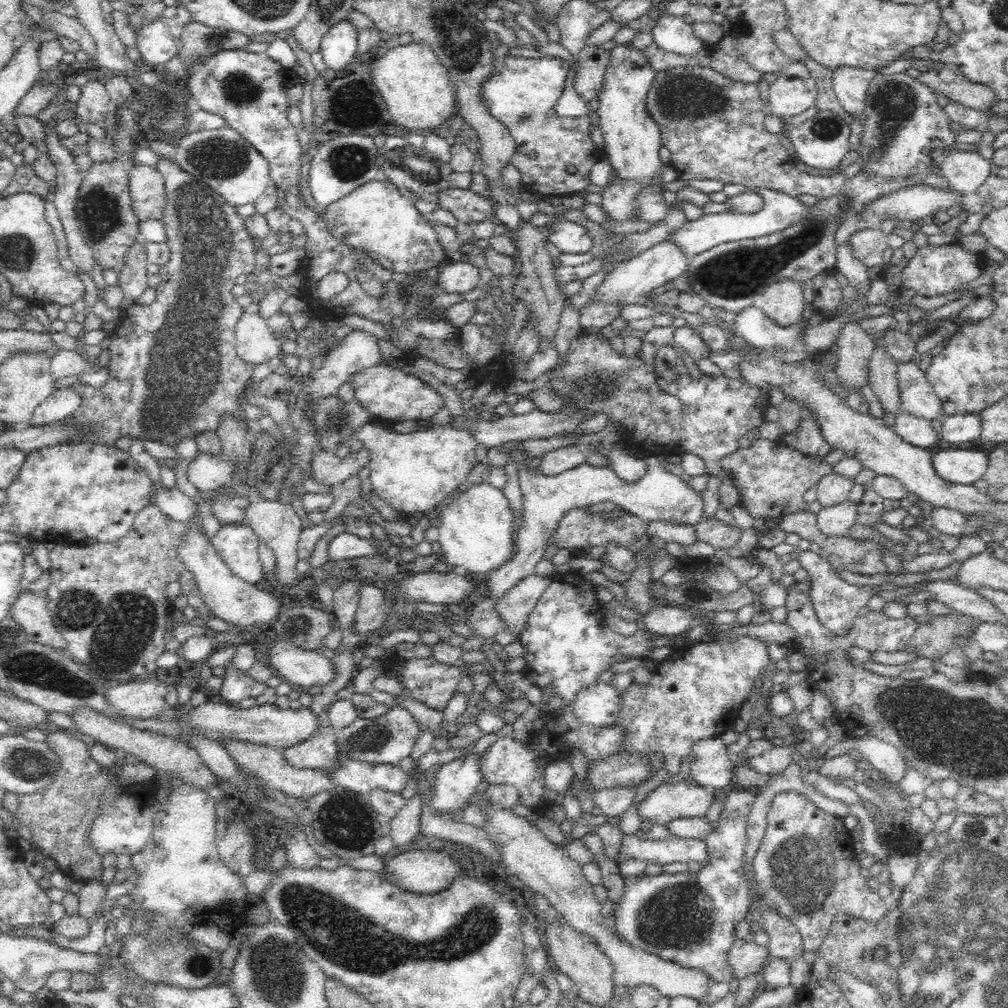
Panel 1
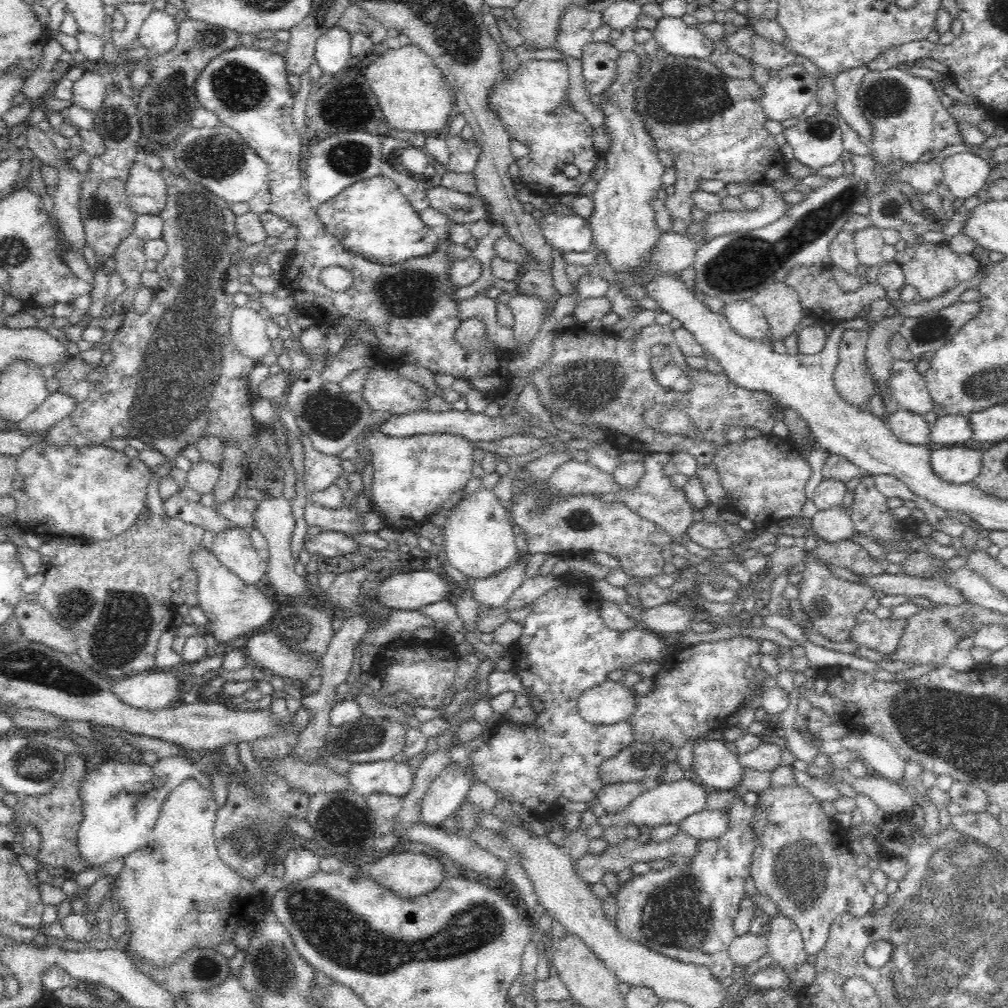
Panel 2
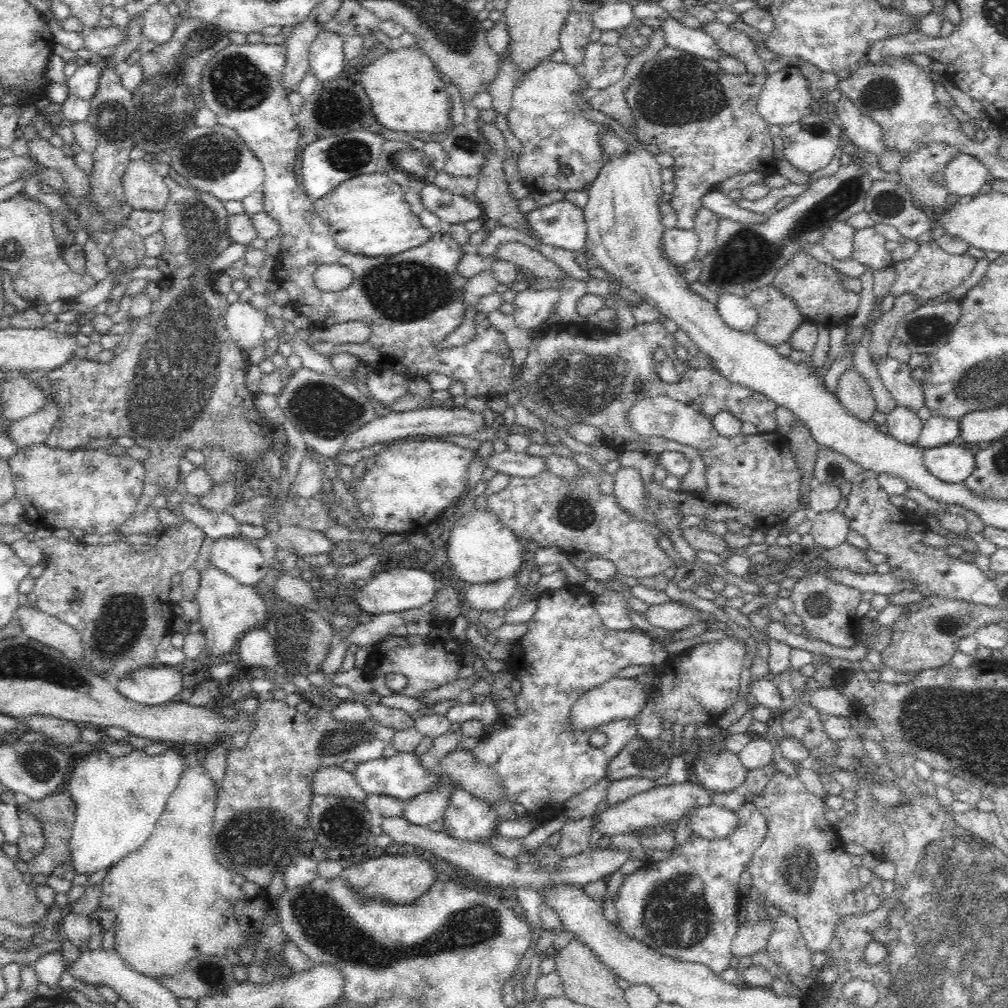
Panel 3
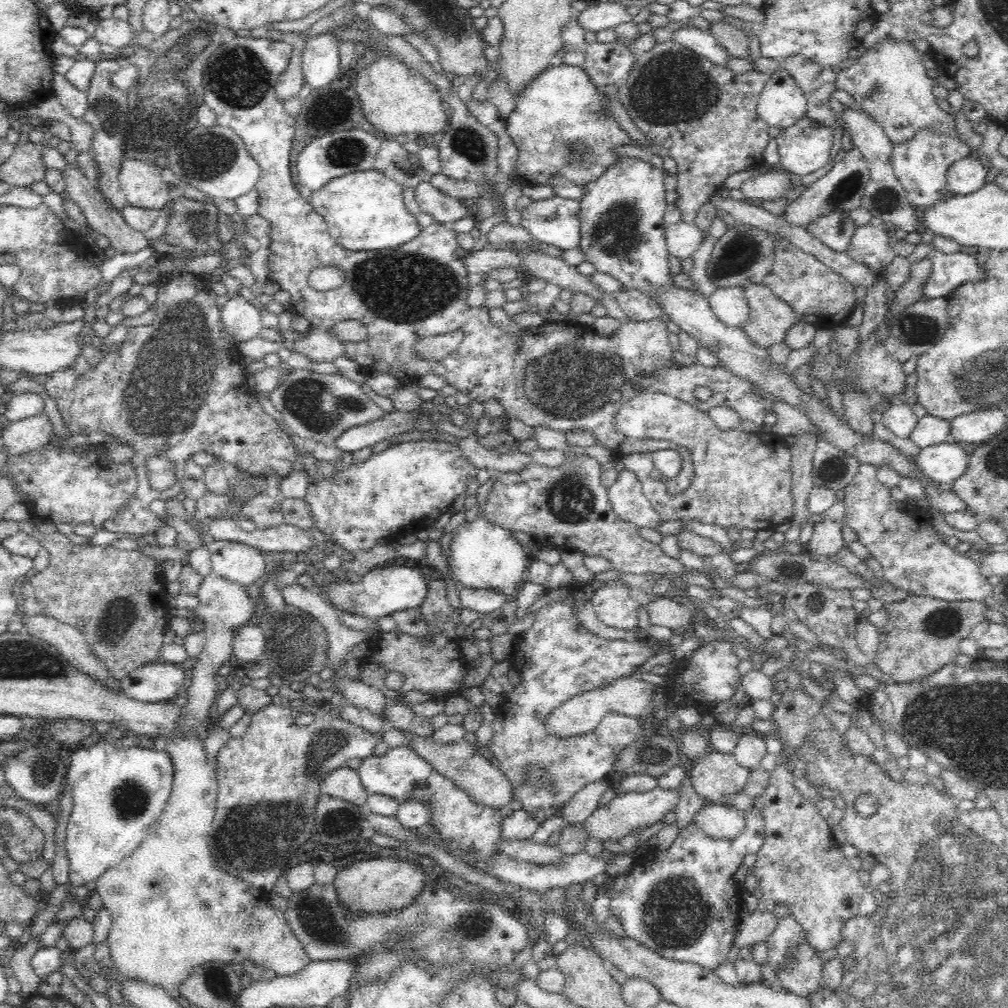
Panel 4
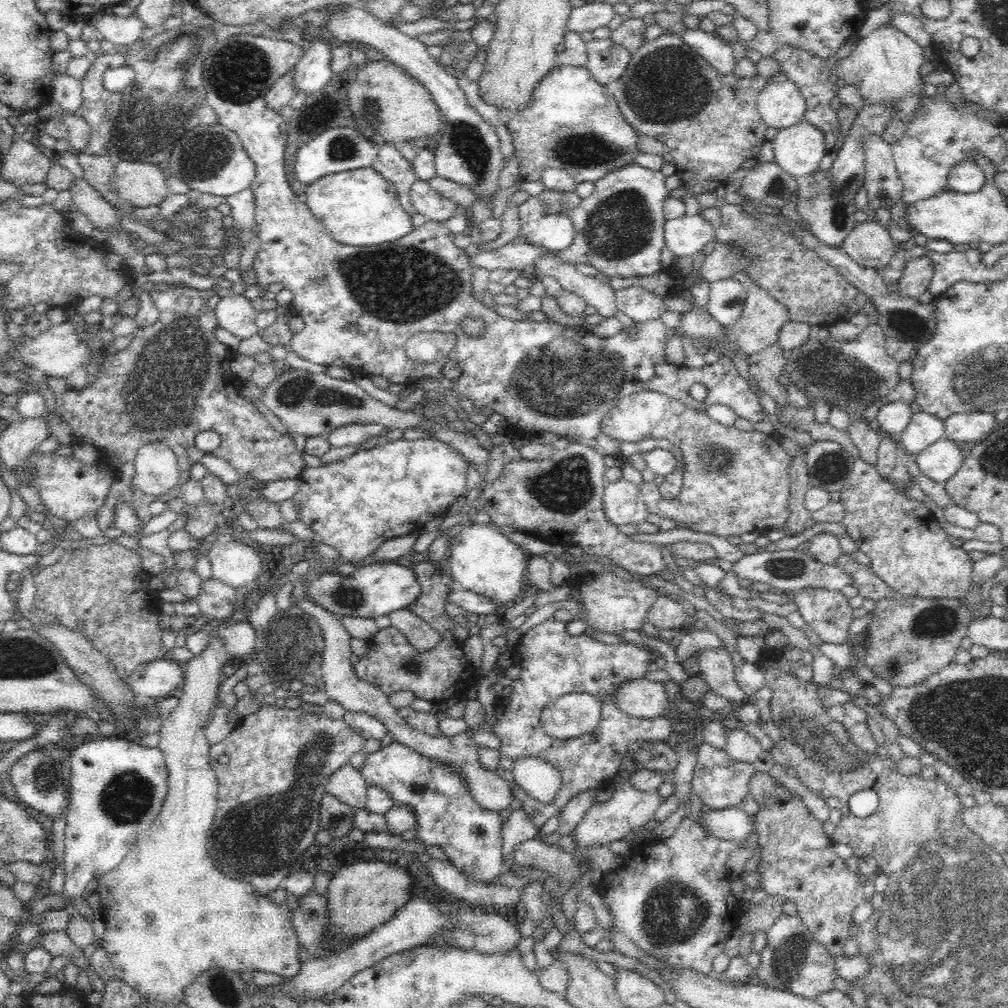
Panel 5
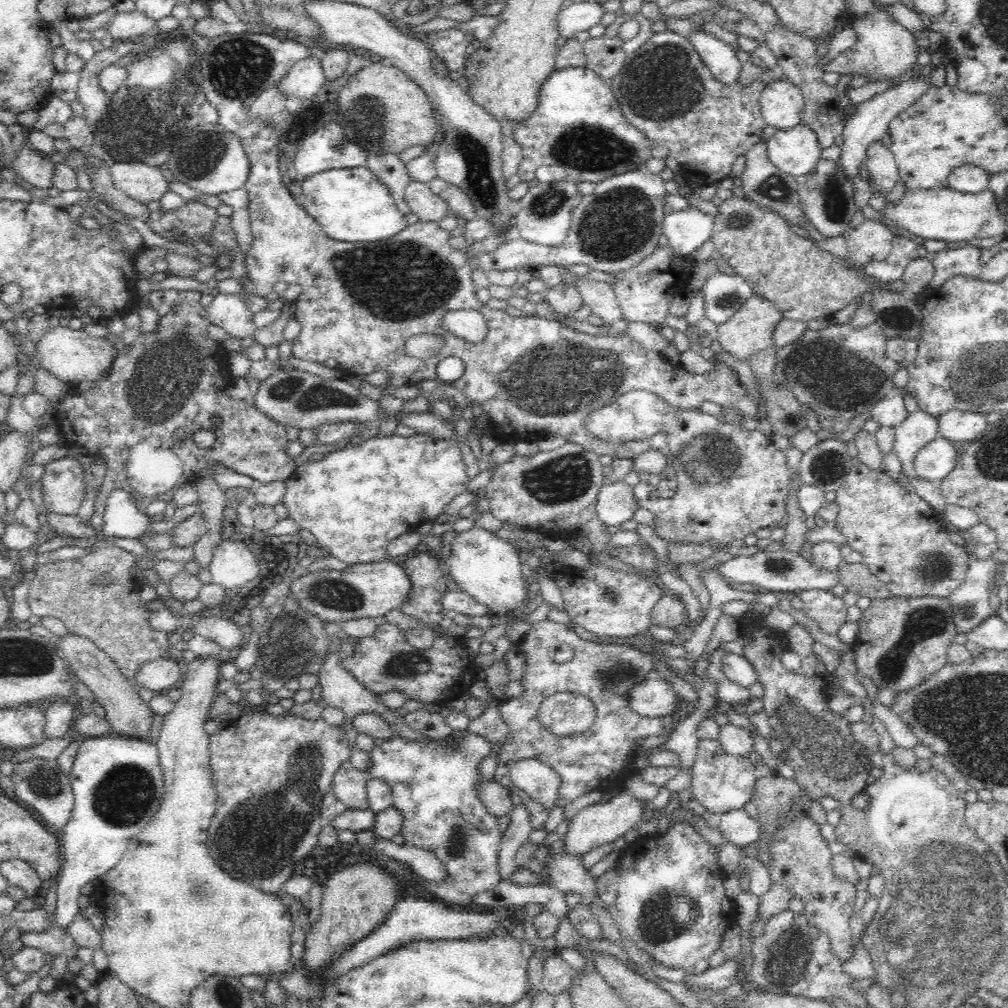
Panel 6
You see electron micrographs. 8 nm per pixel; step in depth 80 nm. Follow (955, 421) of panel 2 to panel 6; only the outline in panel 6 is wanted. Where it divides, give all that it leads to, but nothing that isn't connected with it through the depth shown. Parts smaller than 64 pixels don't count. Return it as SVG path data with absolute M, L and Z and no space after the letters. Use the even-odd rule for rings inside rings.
M922 409L910 413L906 420L895 428L895 454L903 466L902 481L914 482L917 476L914 468L915 454L929 442L941 436L938 419Z

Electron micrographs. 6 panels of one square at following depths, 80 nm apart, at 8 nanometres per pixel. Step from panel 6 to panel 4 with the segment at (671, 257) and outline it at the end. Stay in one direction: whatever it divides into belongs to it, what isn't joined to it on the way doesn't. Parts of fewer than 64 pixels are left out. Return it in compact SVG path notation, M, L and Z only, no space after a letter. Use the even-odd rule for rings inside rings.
M624 288L620 294L614 295L614 297L630 321L649 321L658 319L662 315L660 305L642 291Z

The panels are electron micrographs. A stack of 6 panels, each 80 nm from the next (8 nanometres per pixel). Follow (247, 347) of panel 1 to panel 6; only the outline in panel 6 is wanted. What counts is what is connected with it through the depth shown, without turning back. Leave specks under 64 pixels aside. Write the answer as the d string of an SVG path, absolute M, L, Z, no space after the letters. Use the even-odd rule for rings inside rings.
M219 293L207 311L213 324L217 328L224 328L234 340L253 336L257 329L255 314L240 295Z

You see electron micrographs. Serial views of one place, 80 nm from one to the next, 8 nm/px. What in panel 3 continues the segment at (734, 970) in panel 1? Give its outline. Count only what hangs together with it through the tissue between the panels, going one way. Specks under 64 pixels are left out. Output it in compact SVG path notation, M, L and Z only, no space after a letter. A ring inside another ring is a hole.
M760 921L754 925L746 922L740 925L732 942L732 956L739 960L762 952L766 948L771 932L772 922Z

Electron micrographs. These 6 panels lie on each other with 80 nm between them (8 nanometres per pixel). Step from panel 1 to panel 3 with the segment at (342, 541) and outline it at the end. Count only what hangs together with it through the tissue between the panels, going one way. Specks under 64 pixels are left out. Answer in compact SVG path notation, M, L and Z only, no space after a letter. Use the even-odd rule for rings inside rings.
M288 525L282 527L277 535L264 535L255 545L261 550L261 555L270 561L274 556L274 548L284 548L286 551L295 548L301 556L314 556L331 553L337 543L326 537L323 532Z

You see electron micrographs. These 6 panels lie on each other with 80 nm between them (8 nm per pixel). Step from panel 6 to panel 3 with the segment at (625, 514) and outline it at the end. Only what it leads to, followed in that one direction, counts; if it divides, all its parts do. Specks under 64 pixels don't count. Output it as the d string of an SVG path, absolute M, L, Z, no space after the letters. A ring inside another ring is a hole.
M620 466L613 474L614 477L614 494L620 506L623 506L629 514L638 518L643 518L648 522L654 522L652 515L644 509L642 501L643 480L642 475L635 466Z

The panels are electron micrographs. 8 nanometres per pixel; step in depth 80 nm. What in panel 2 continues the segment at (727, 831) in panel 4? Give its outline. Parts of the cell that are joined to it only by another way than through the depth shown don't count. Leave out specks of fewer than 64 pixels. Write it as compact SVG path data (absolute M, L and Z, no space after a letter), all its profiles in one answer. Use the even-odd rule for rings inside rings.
M704 809L697 815L684 818L677 825L678 830L682 833L695 838L697 841L703 841L722 836L726 826L728 826L728 817L724 812Z

